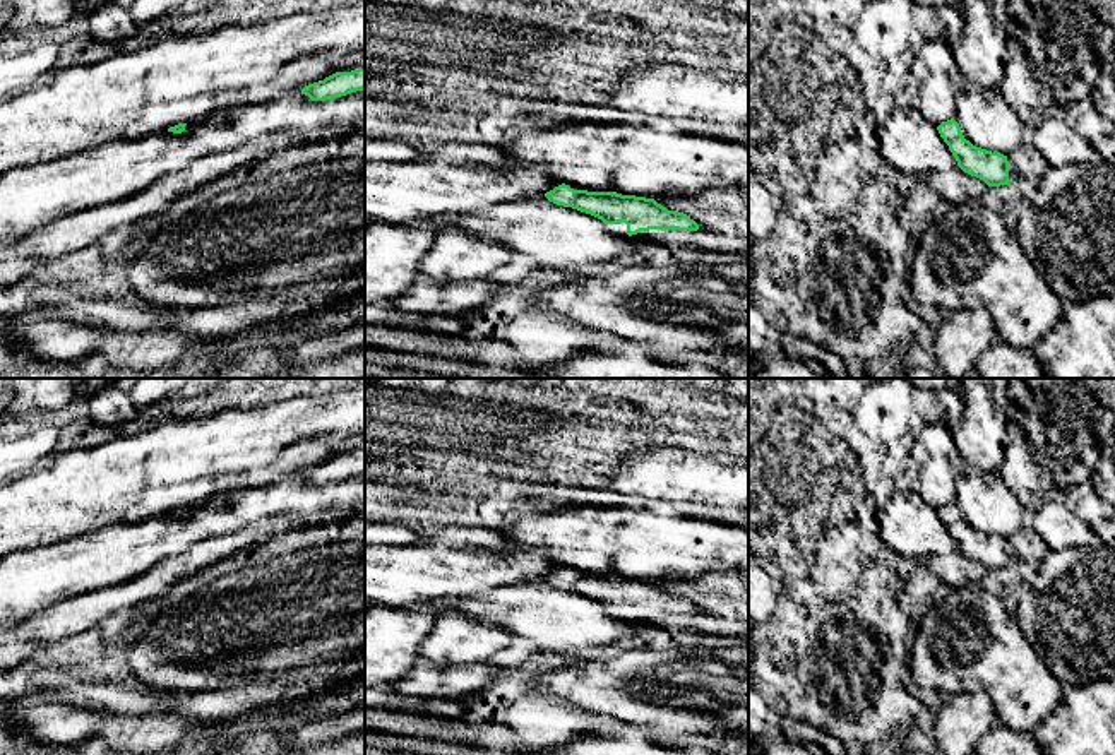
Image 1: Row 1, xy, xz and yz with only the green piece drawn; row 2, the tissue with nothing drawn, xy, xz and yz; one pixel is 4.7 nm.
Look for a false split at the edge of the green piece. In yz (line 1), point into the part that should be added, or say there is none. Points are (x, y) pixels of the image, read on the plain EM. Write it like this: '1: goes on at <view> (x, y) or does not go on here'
1: does not go on here

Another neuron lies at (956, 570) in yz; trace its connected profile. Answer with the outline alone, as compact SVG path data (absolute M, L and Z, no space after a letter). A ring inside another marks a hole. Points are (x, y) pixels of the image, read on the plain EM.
M959 550L947 555L930 555L921 560L921 565L939 579L940 584L957 591L966 586L981 584L988 568Z

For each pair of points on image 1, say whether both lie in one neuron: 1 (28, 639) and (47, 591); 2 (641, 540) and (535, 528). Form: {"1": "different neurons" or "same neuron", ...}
{"1": "different neurons", "2": "same neuron"}

